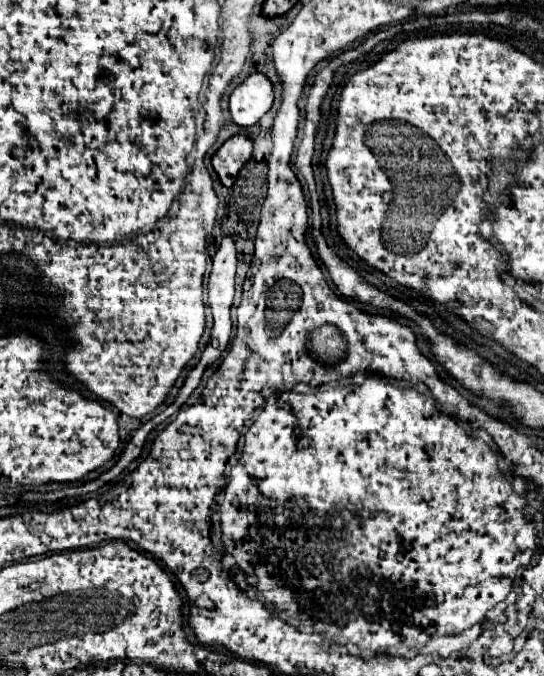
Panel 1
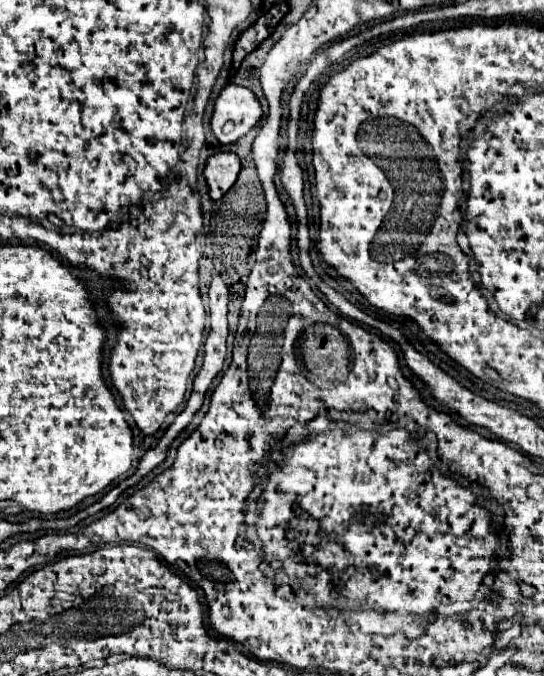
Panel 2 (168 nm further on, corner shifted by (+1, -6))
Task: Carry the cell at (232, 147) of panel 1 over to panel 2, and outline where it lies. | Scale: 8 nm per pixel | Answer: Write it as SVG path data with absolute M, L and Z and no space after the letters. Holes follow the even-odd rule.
M234 152L212 154L204 170L204 178L210 188L210 198L212 200L222 198L236 182L238 172L240 172L240 158Z

